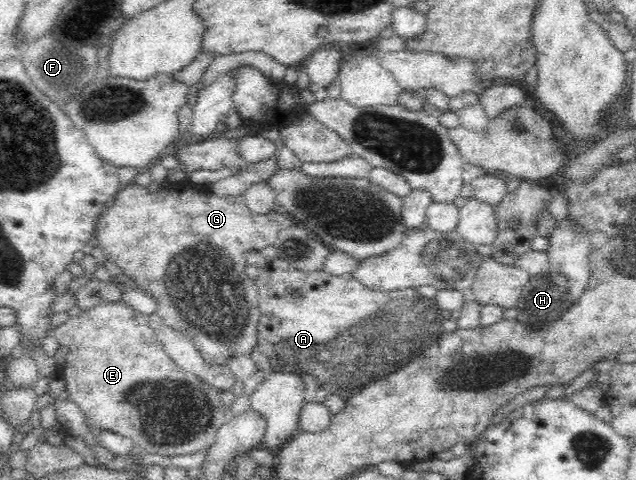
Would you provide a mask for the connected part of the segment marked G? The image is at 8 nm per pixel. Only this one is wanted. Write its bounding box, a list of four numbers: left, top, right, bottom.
[93,181,295,365]

